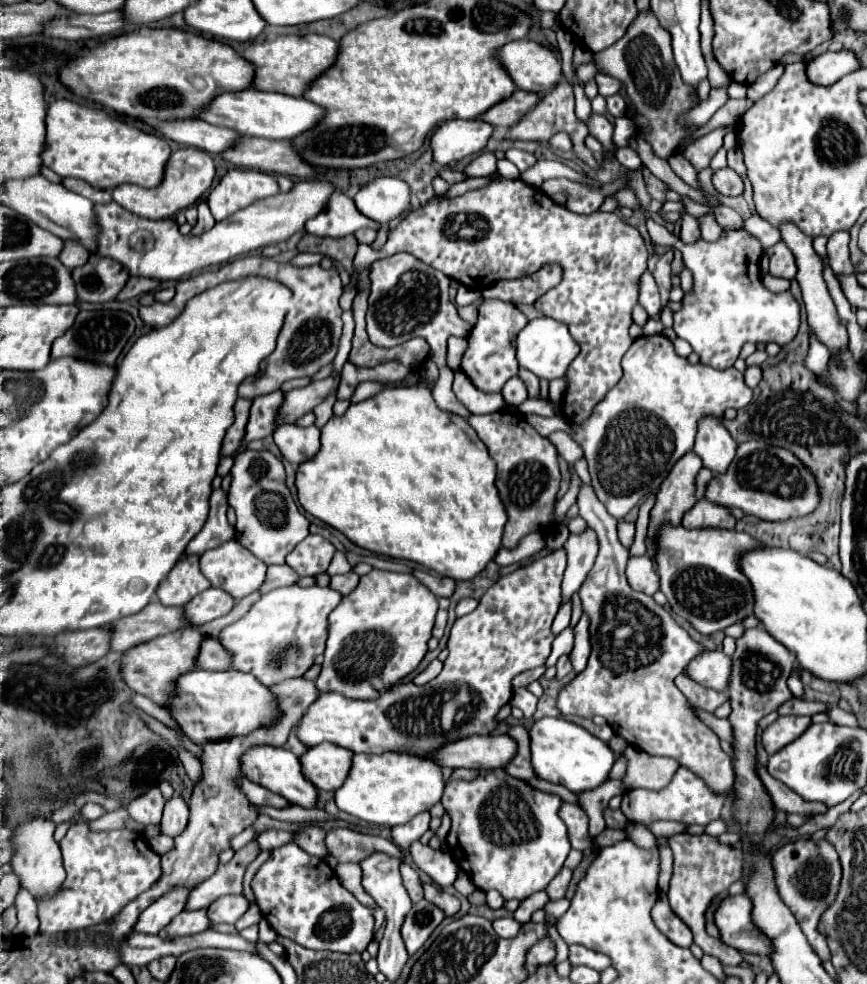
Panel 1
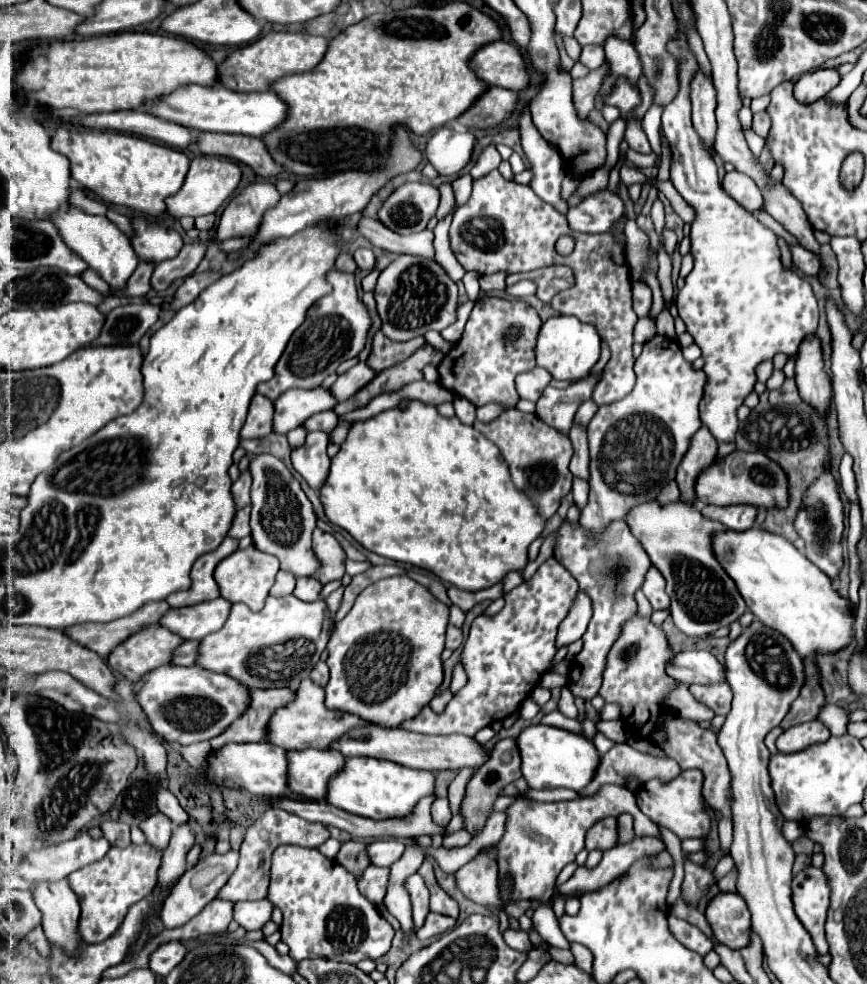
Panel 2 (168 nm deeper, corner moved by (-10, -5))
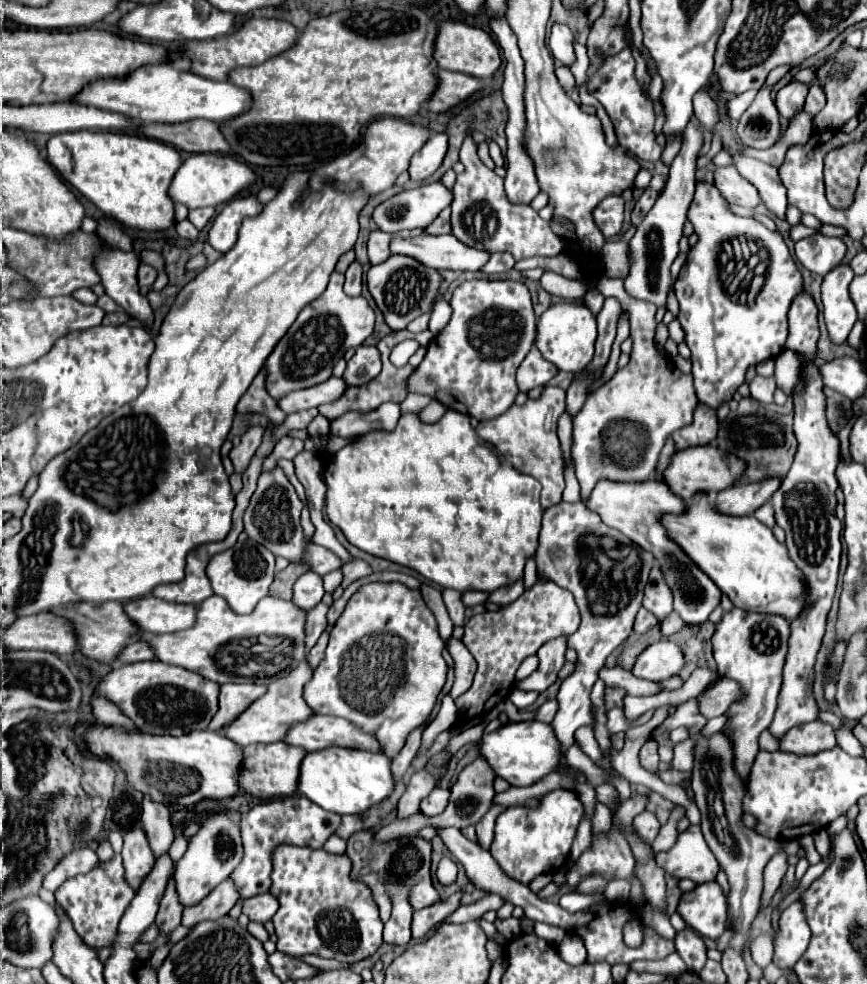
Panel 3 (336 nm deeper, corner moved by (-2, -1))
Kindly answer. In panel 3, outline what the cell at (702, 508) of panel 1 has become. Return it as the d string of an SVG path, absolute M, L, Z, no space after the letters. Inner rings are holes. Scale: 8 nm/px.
M766 477L758 483L728 487L726 491L720 491L716 495L716 507L722 513L730 515L752 515L774 495L774 491L778 491L778 487L780 487L778 477Z

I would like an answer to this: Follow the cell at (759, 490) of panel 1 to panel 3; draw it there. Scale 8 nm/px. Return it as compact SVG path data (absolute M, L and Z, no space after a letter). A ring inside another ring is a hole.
M714 445L688 447L672 455L670 465L662 473L662 481L666 481L666 485L674 495L678 495L682 501L688 501L696 491L716 493L734 485L738 475L742 475L742 467L744 467L742 459L738 459L736 455L726 455L724 451L718 451L718 447Z

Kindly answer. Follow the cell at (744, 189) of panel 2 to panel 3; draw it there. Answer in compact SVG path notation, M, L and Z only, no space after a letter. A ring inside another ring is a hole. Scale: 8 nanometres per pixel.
M718 167L714 171L714 185L728 203L738 203L746 209L756 209L762 203L754 185L746 181L734 167Z

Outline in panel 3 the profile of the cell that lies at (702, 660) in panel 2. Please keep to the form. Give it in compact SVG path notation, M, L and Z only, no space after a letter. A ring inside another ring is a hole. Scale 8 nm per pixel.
M658 641L646 647L632 665L630 673L648 679L648 681L662 681L674 673L682 673L686 667L686 659L682 649L672 641Z

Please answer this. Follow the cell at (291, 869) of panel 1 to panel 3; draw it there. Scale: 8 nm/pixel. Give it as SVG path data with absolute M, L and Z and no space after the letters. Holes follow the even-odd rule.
M294 845L276 847L270 893L280 901L280 909L272 919L278 935L278 951L292 957L314 953L342 963L356 963L372 957L378 951L382 945L382 921L378 915L378 905L374 903L372 891L364 883L350 879L350 871L352 861L348 855L334 855L324 849L306 849Z

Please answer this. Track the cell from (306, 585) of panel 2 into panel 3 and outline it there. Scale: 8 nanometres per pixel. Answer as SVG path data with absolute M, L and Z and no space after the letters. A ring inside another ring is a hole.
M314 571L302 575L294 583L294 603L302 607L302 611L314 609L324 597L324 587L322 587L322 577Z

